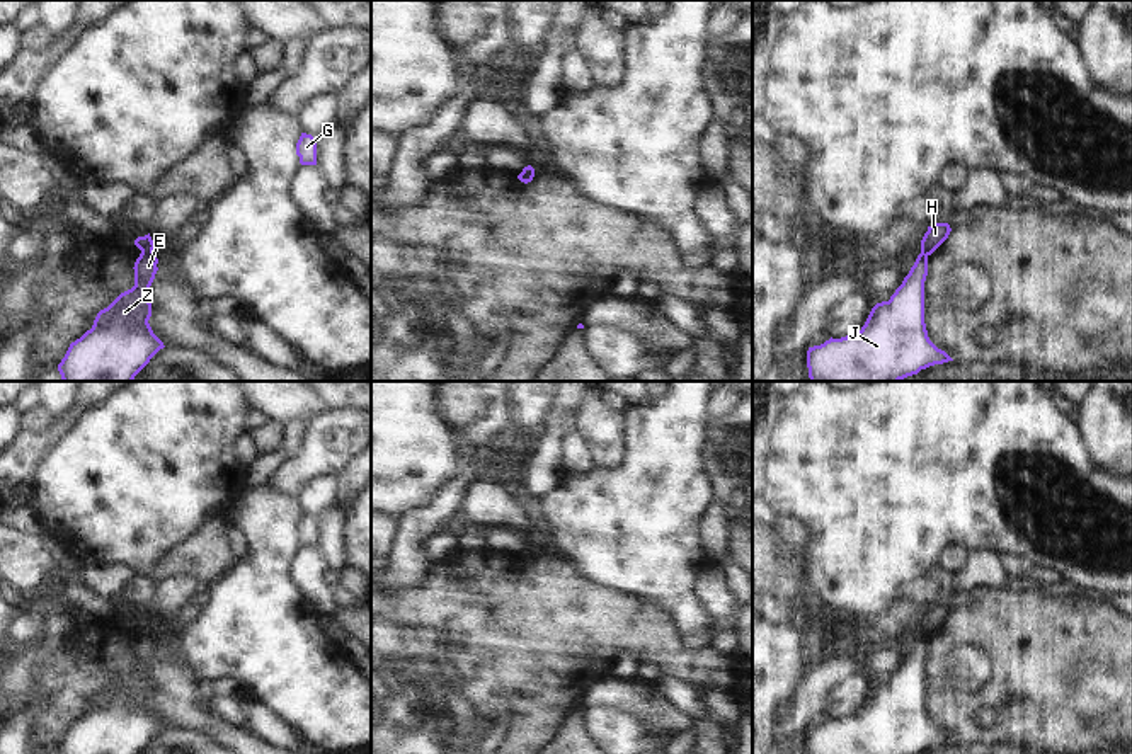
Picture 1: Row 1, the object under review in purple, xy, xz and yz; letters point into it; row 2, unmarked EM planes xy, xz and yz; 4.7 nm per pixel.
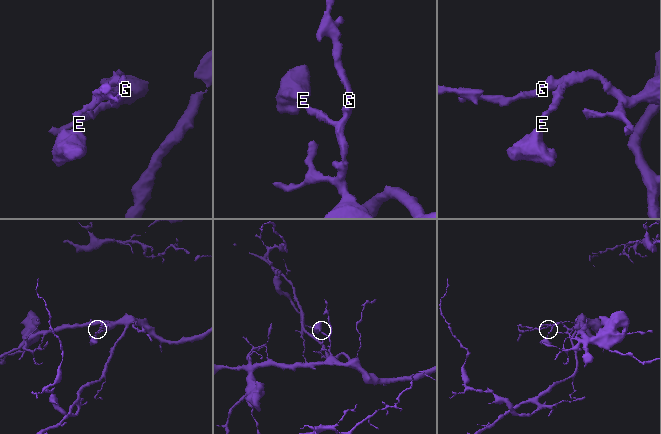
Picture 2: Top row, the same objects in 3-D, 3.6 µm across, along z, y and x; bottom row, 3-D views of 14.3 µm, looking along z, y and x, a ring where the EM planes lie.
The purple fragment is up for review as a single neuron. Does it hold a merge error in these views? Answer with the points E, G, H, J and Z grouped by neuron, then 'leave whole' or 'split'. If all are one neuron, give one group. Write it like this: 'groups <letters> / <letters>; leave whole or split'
groups E J Z / G H; split

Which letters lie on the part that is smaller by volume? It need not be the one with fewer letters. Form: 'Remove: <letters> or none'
Remove: E, J, Z

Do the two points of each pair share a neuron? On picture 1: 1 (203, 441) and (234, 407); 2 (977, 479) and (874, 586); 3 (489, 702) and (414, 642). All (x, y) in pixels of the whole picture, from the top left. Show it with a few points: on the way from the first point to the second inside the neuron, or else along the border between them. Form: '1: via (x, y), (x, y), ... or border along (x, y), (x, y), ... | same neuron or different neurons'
1: via (208, 433), (225, 416) | same neuron
2: via (949, 501), (892, 557) | same neuron
3: via (470, 683), (458, 679), (433, 657) | same neuron

